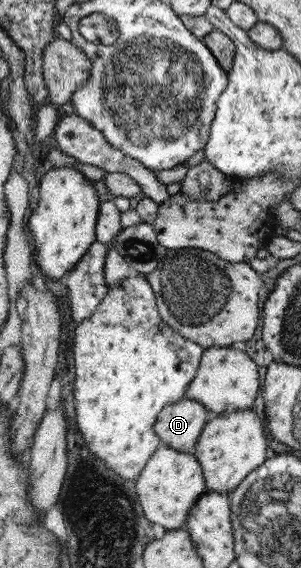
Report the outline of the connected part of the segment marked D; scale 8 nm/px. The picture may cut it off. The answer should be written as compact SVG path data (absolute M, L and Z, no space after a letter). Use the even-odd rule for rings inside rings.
M182 397L161 409L153 431L165 445L176 452L192 453L206 423L205 417L205 406L198 401Z

